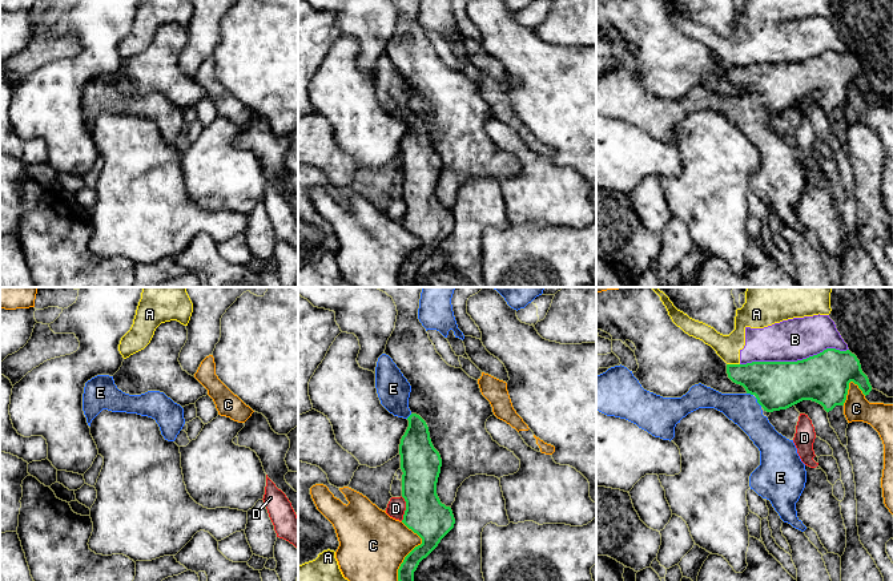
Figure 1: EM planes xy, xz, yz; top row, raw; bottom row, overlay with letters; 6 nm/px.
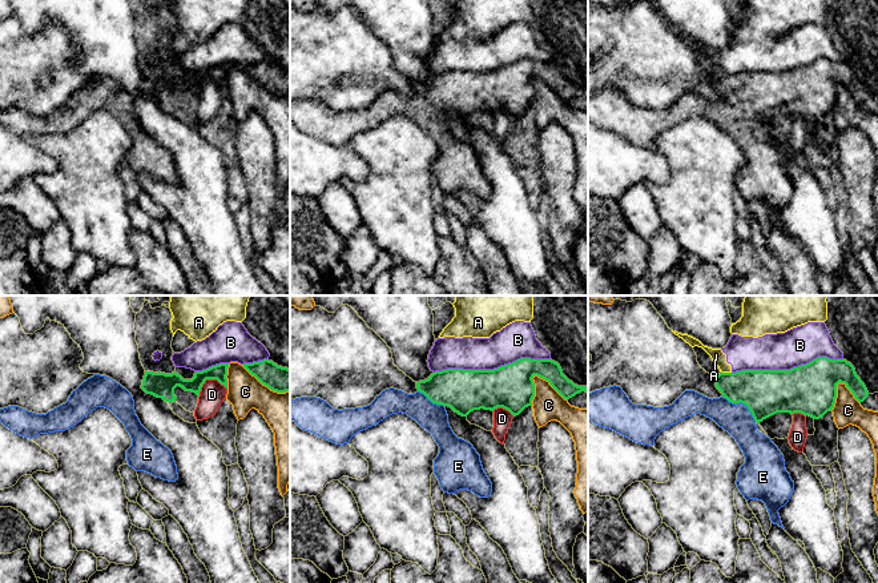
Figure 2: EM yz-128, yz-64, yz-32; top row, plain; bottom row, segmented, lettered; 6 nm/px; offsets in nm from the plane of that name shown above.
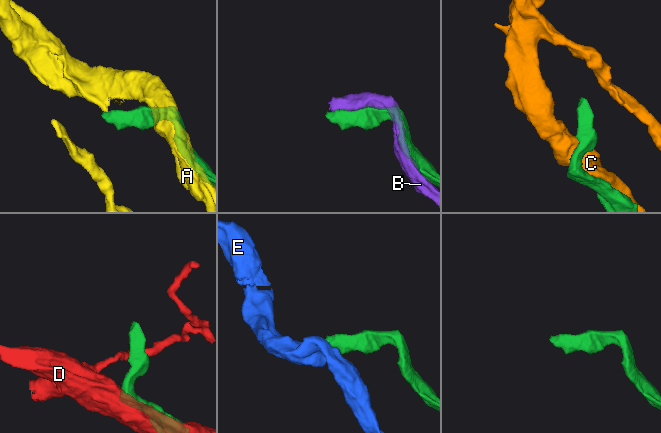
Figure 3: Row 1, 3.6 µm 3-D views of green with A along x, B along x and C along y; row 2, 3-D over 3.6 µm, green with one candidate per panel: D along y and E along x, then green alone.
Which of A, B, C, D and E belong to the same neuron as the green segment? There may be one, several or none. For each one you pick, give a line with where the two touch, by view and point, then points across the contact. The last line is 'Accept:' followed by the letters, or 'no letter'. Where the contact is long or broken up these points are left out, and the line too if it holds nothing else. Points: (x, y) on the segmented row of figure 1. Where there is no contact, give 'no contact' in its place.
E: yz (757, 402) | across yz (777, 386), (757, 402), (743, 410)
Accept: E

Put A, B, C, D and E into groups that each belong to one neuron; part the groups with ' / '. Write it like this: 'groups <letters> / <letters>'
groups A B / C / D / E

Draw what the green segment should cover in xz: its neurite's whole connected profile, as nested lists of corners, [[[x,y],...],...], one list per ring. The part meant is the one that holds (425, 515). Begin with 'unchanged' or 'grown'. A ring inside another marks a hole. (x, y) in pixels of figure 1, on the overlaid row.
grown; [[[382,354],[375,367],[375,388],[381,404],[394,416],[409,420],[401,439],[402,497],[406,511],[402,523],[422,538],[398,569],[398,581],[414,581],[414,572],[454,528],[450,507],[441,503],[437,483],[442,459],[434,448],[426,421],[409,408],[411,386],[393,359]]]

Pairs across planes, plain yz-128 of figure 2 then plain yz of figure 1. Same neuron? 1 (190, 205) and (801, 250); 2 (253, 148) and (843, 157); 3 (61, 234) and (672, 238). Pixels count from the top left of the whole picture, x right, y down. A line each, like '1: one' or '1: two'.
1: two
2: two
3: one

